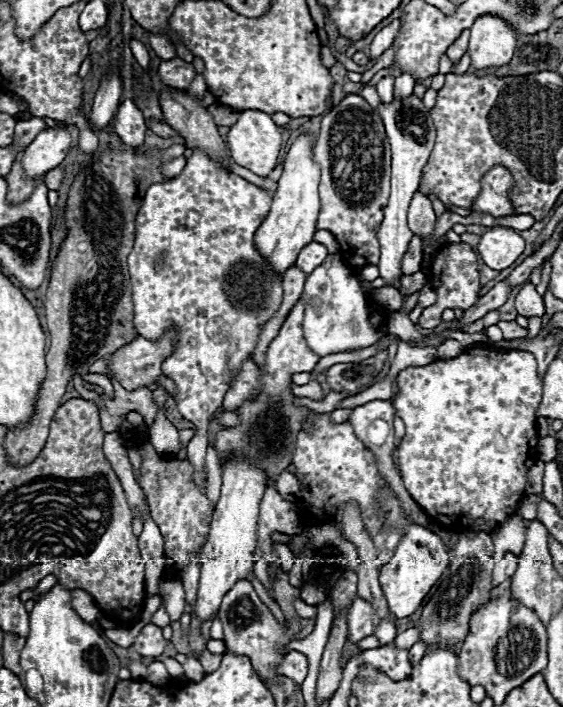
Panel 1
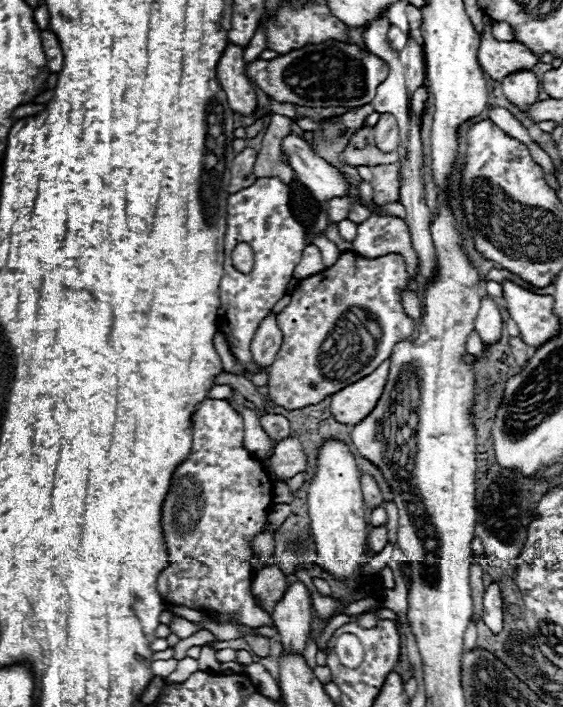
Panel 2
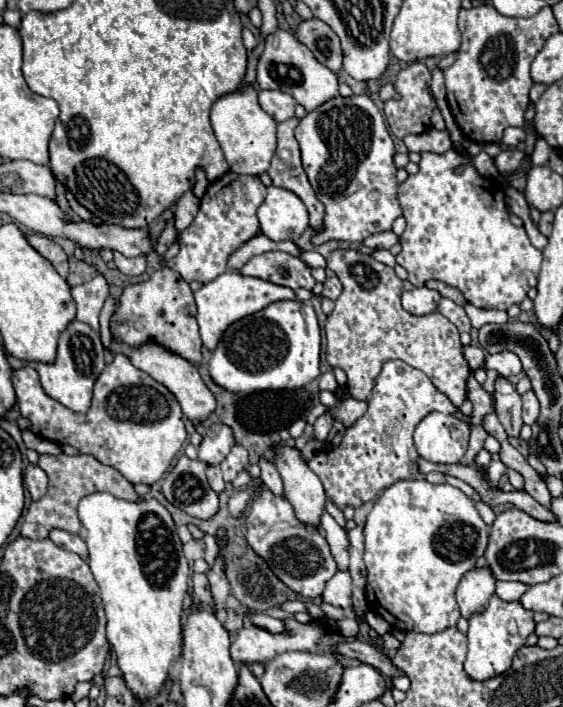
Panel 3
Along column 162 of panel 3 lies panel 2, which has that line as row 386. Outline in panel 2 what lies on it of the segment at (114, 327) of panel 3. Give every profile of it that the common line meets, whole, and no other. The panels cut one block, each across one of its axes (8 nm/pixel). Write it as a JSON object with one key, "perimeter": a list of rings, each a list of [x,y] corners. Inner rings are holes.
{"perimeter":[[[342,252],[332,268],[302,280],[292,292],[292,302],[278,314],[284,342],[274,362],[266,368],[270,374],[270,400],[286,410],[298,410],[318,404],[348,384],[354,384],[374,372],[392,354],[392,348],[412,334],[412,318],[404,312],[400,296],[404,288],[408,288],[408,272],[402,254],[366,258],[356,252]]]}

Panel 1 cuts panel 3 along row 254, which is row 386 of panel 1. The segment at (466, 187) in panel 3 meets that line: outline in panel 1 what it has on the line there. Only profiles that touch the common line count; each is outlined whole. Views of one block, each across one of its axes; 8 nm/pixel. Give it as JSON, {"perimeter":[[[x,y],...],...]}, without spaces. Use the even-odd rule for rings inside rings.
{"perimeter":[[[466,348],[460,356],[450,358],[450,360],[436,360],[426,366],[414,366],[406,368],[398,374],[398,394],[394,396],[394,406],[396,414],[404,420],[406,424],[406,436],[402,438],[398,446],[398,462],[400,462],[400,472],[404,478],[406,490],[412,494],[412,498],[418,502],[418,506],[430,514],[434,520],[444,524],[450,530],[464,532],[470,530],[470,526],[478,520],[484,518],[492,528],[500,526],[506,522],[518,508],[524,498],[524,486],[526,486],[526,472],[536,464],[538,454],[536,454],[536,444],[538,444],[538,430],[536,430],[536,410],[542,400],[542,378],[538,378],[538,366],[536,358],[530,352],[522,350],[494,350],[494,348]]]}

